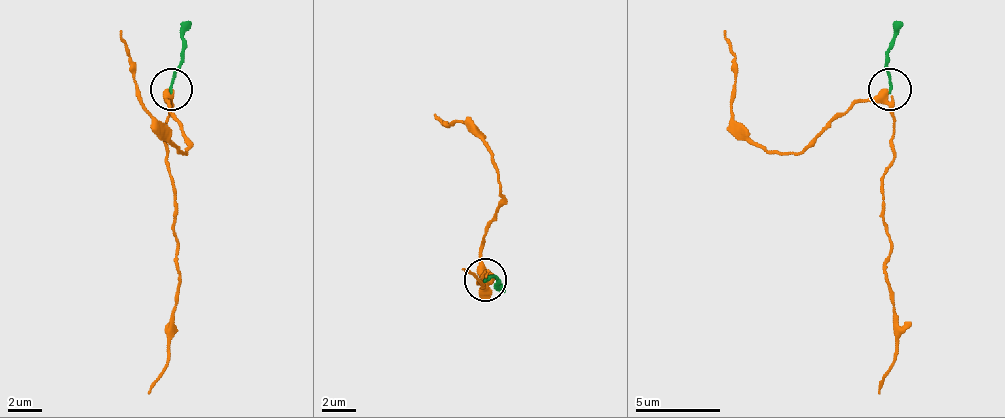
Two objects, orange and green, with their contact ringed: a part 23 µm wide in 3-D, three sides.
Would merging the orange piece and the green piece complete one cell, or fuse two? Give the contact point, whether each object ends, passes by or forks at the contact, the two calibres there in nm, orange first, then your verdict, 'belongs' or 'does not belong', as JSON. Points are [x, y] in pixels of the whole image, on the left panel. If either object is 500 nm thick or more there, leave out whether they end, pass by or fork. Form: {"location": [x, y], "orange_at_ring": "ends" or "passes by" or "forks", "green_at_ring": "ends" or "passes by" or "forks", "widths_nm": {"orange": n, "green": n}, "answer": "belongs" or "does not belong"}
{"location": [171, 89], "orange_at_ring": "passes by", "green_at_ring": "ends", "widths_nm": {"orange": 360, "green": 150}, "answer": "belongs"}

